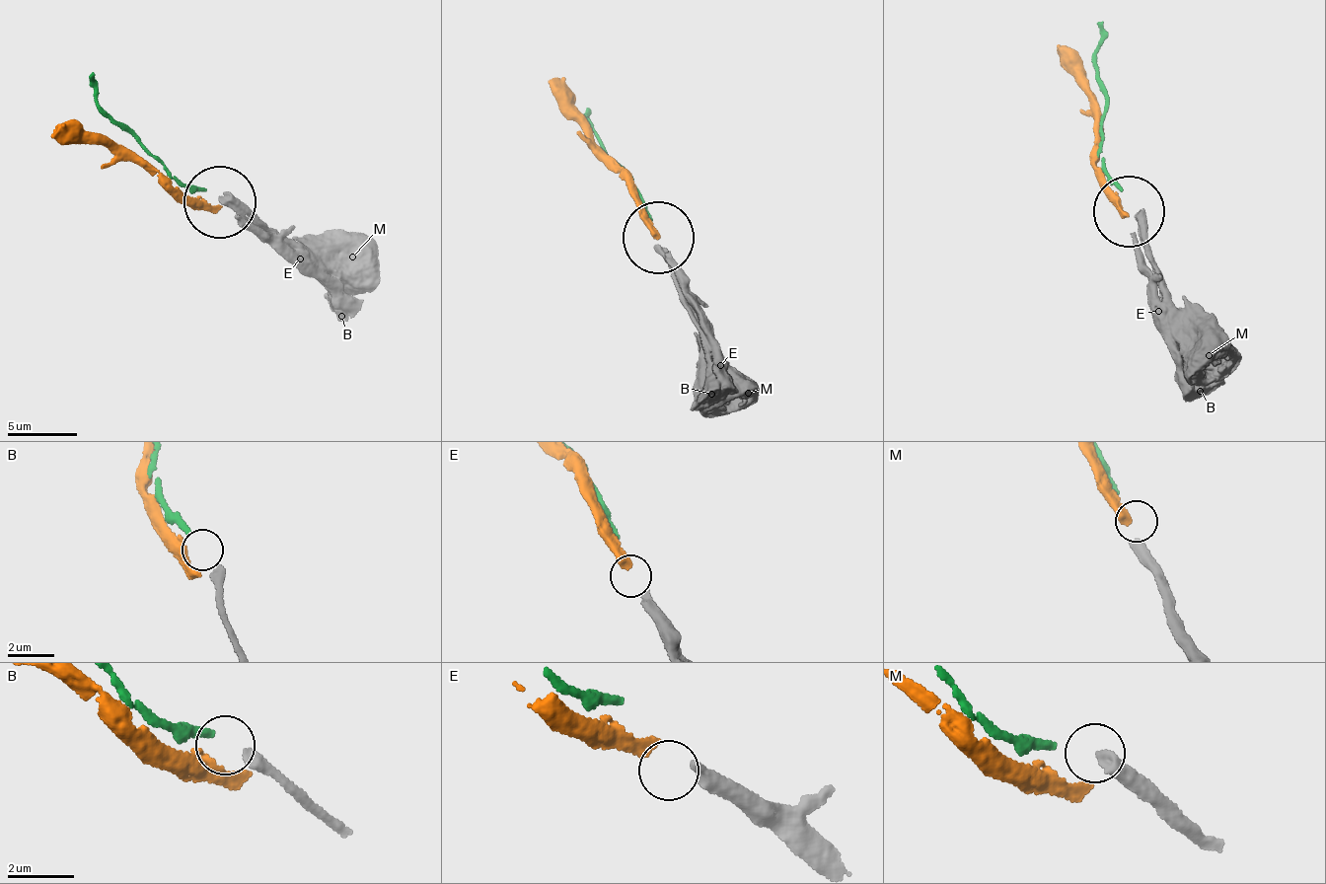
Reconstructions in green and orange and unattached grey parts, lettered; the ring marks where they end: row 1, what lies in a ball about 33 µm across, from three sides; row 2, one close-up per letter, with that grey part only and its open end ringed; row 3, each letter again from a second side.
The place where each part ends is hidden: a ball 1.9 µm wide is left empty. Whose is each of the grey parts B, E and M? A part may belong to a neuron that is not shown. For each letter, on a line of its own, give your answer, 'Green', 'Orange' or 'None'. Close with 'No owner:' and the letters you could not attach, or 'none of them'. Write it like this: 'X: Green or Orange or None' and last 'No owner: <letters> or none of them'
B: Green
E: Orange
M: None
No owner: M

